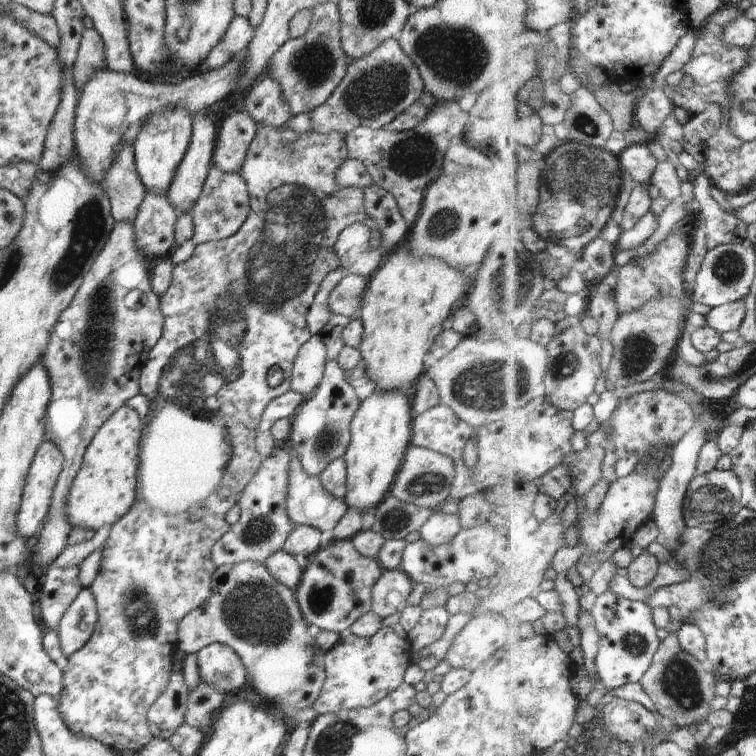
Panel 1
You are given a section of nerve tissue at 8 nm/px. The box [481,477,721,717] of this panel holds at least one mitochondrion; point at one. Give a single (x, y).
(680, 682)

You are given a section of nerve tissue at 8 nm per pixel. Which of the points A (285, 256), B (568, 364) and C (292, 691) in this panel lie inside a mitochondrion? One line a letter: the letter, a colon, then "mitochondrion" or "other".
A: mitochondrion
B: mitochondrion
C: other

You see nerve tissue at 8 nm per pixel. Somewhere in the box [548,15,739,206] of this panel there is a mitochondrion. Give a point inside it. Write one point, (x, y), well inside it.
(587, 126)

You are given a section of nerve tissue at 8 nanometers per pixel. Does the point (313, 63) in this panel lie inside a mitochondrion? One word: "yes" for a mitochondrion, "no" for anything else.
yes

